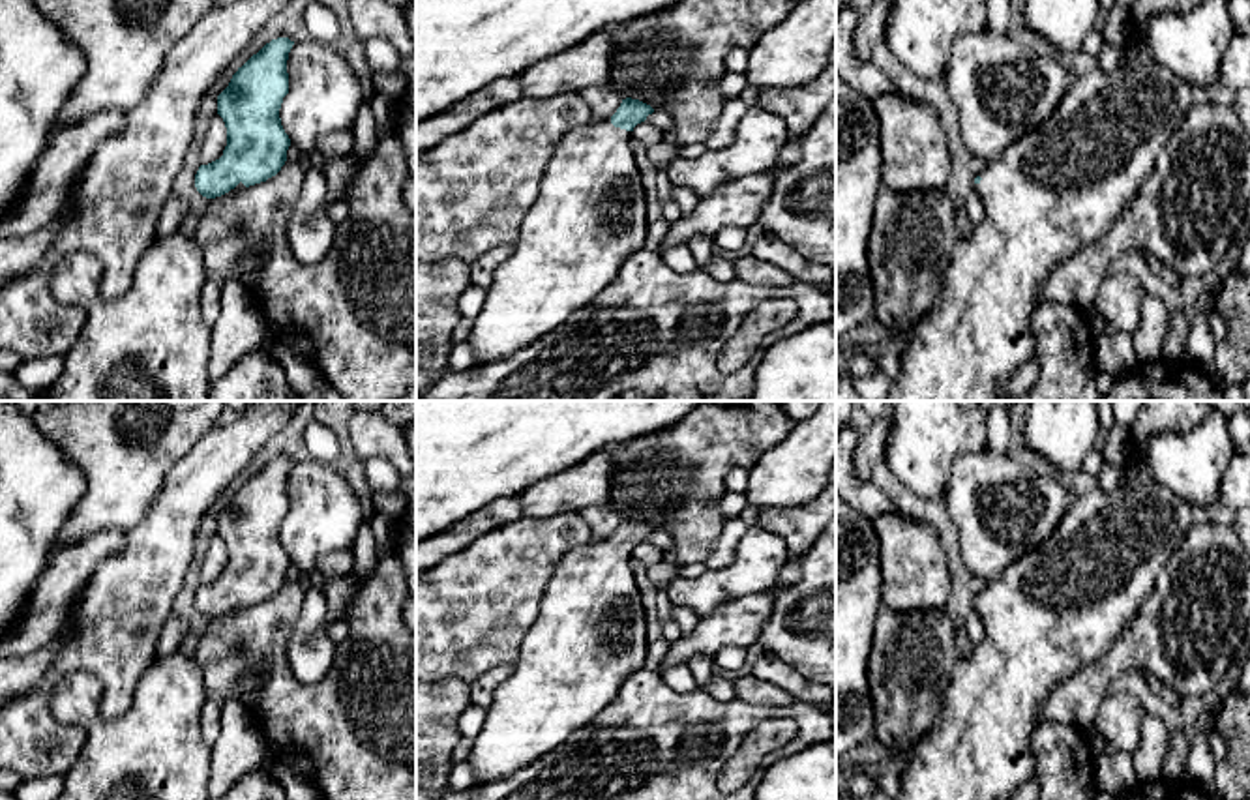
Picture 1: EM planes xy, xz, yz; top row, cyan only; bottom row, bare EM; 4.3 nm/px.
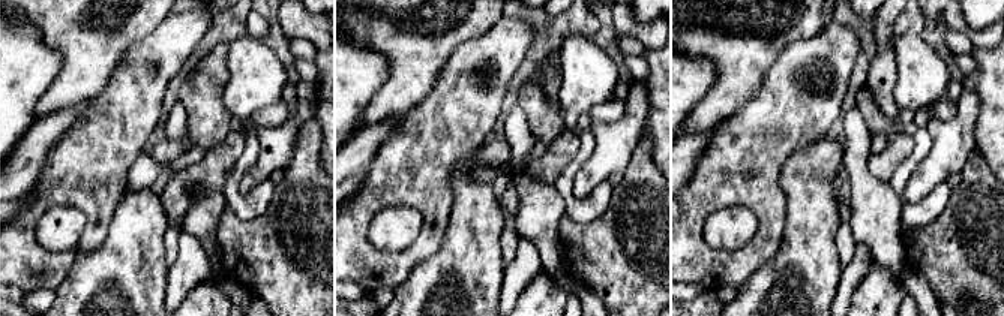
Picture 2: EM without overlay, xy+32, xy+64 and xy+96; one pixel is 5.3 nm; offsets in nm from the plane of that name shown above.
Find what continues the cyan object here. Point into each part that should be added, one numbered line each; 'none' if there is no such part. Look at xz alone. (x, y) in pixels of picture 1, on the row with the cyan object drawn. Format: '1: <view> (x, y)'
1: xz (591, 214)

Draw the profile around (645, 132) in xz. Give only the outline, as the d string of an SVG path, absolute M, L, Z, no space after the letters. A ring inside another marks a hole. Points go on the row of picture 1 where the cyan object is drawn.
M641 122L633 127L632 139L643 142L647 148L656 146L663 141L663 129L656 127L650 122Z

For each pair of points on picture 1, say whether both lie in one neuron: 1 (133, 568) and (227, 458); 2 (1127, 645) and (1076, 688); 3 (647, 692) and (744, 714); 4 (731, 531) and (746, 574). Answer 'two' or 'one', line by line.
1: one
2: one
3: one
4: two

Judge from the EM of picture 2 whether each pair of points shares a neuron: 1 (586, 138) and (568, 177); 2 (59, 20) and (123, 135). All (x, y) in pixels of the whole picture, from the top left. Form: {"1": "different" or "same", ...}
{"1": "same", "2": "different"}

